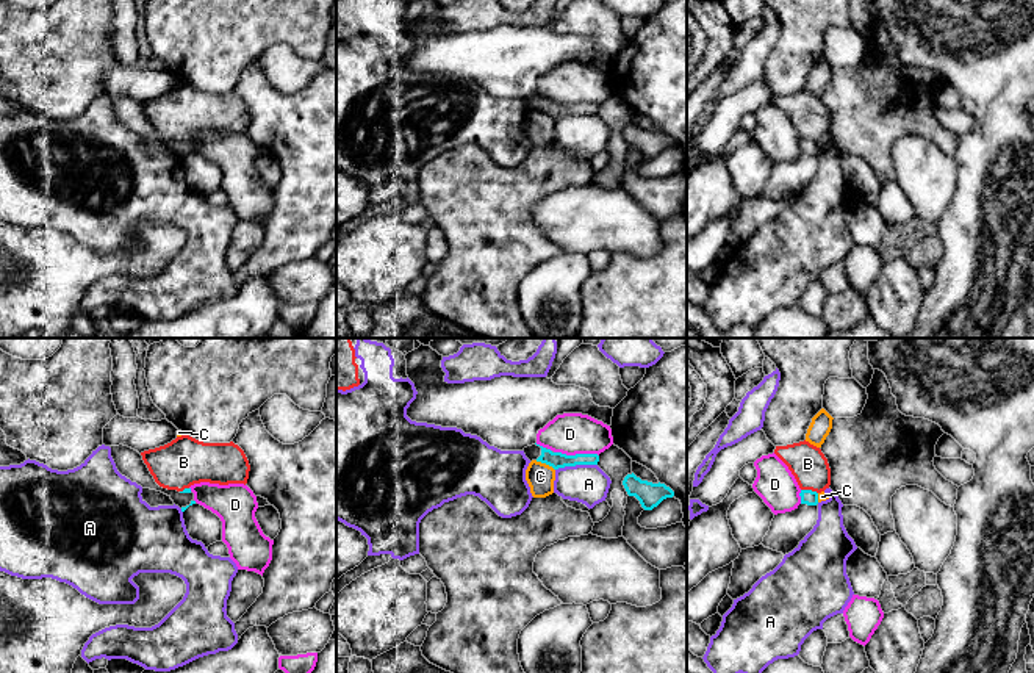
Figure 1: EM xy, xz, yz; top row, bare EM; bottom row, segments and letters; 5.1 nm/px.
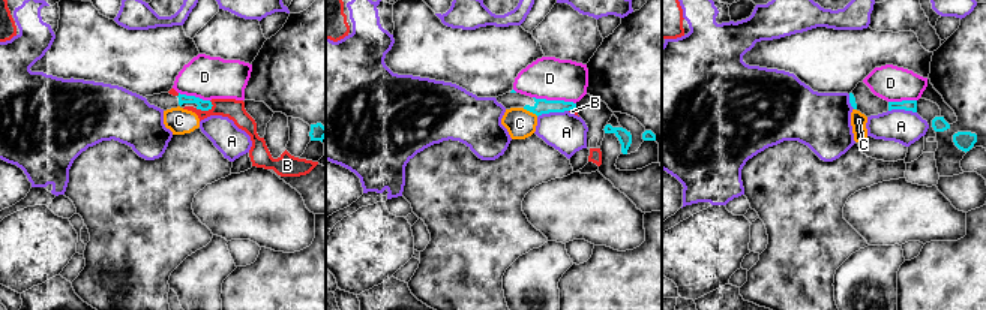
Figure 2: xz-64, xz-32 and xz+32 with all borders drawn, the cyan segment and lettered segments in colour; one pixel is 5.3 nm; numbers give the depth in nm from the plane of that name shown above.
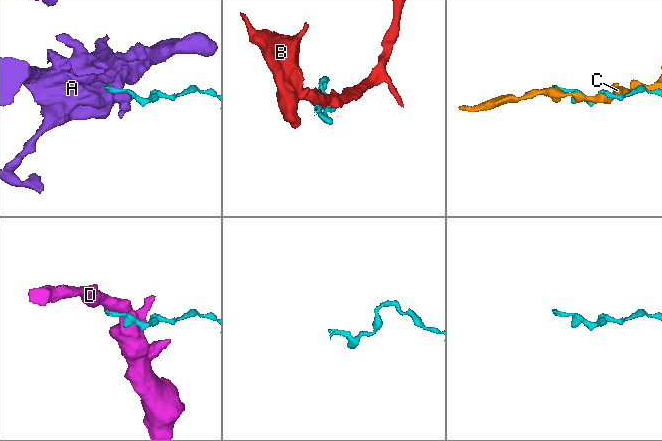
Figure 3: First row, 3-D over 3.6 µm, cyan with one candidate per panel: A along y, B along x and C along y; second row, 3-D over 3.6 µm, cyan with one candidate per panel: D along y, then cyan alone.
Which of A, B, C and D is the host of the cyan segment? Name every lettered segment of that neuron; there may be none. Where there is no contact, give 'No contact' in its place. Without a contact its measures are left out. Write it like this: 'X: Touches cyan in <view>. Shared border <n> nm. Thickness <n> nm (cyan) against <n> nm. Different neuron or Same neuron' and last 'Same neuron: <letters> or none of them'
A: Touches cyan in xz. Shared border 220 nm. Thickness 80 nm (cyan) against 200 nm. Different neuron
B: Touches cyan in yz. Shared border 90 nm. Thickness 80 nm (cyan) against 190 nm. Different neuron
C: Touches cyan in xz. Shared border 120 nm. Thickness 80 nm (cyan) against 140 nm. Different neuron
D: Touches cyan in xz. Shared border 240 nm. Thickness 80 nm (cyan) against 220 nm. Different neuron
Same neuron: none of them

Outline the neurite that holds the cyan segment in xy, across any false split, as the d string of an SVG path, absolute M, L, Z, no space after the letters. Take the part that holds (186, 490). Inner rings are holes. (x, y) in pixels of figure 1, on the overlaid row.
M124 444L110 448L116 468L122 476L131 482L136 482L142 488L156 490L167 495L174 504L181 509L186 531L192 540L202 542L205 548L222 540L221 518L197 504L191 488L185 488L183 491L163 488L155 482L138 451Z

